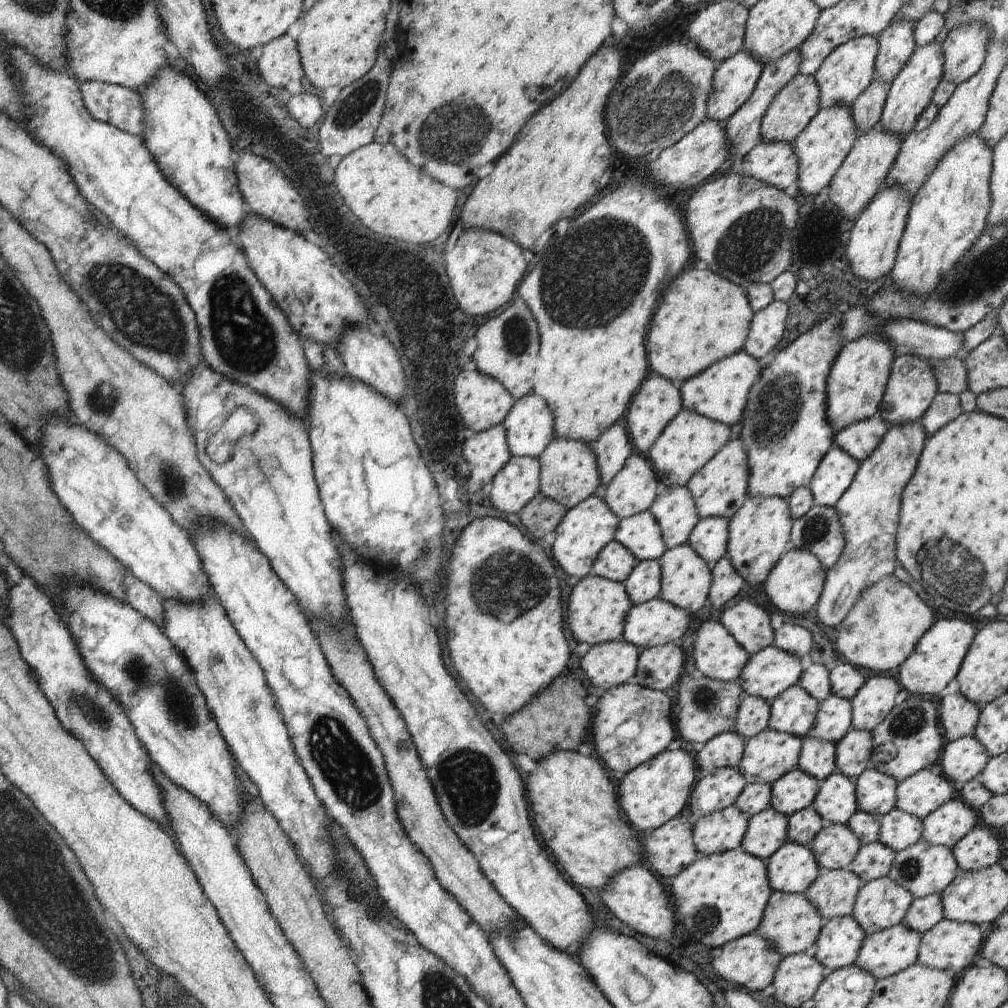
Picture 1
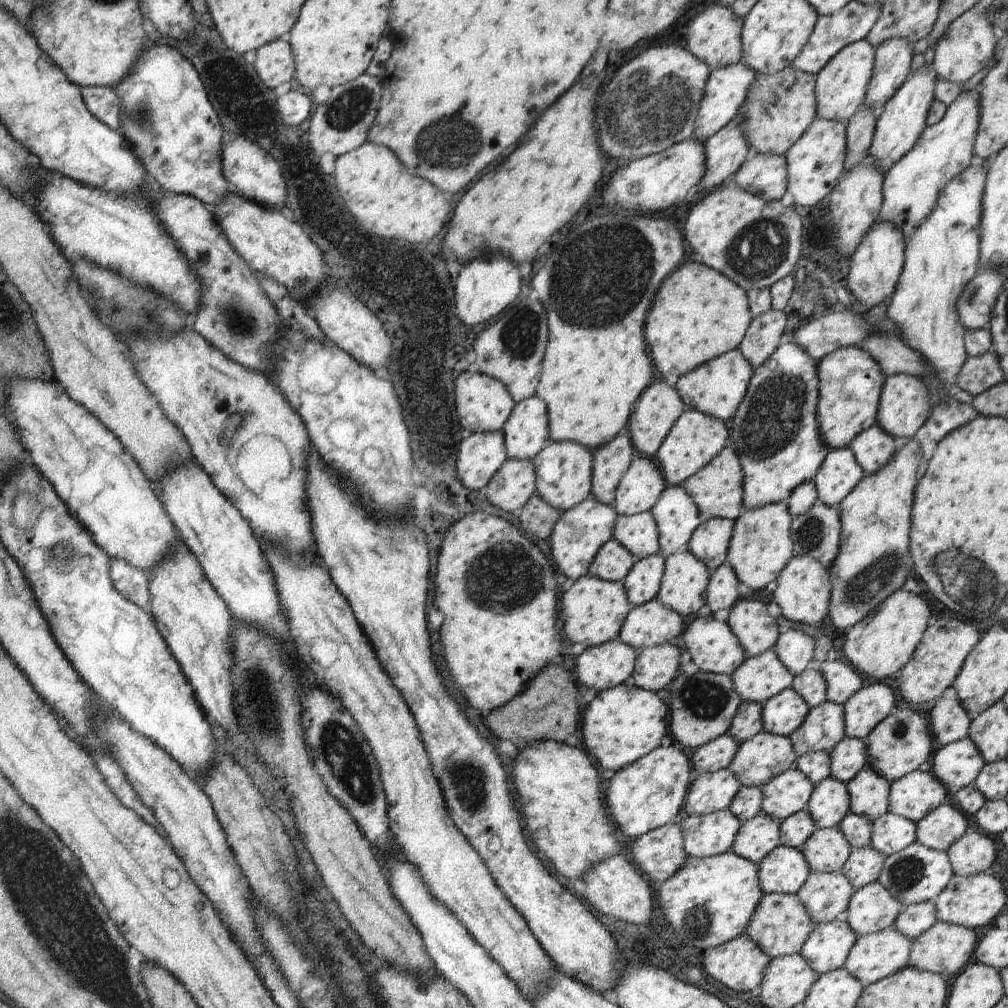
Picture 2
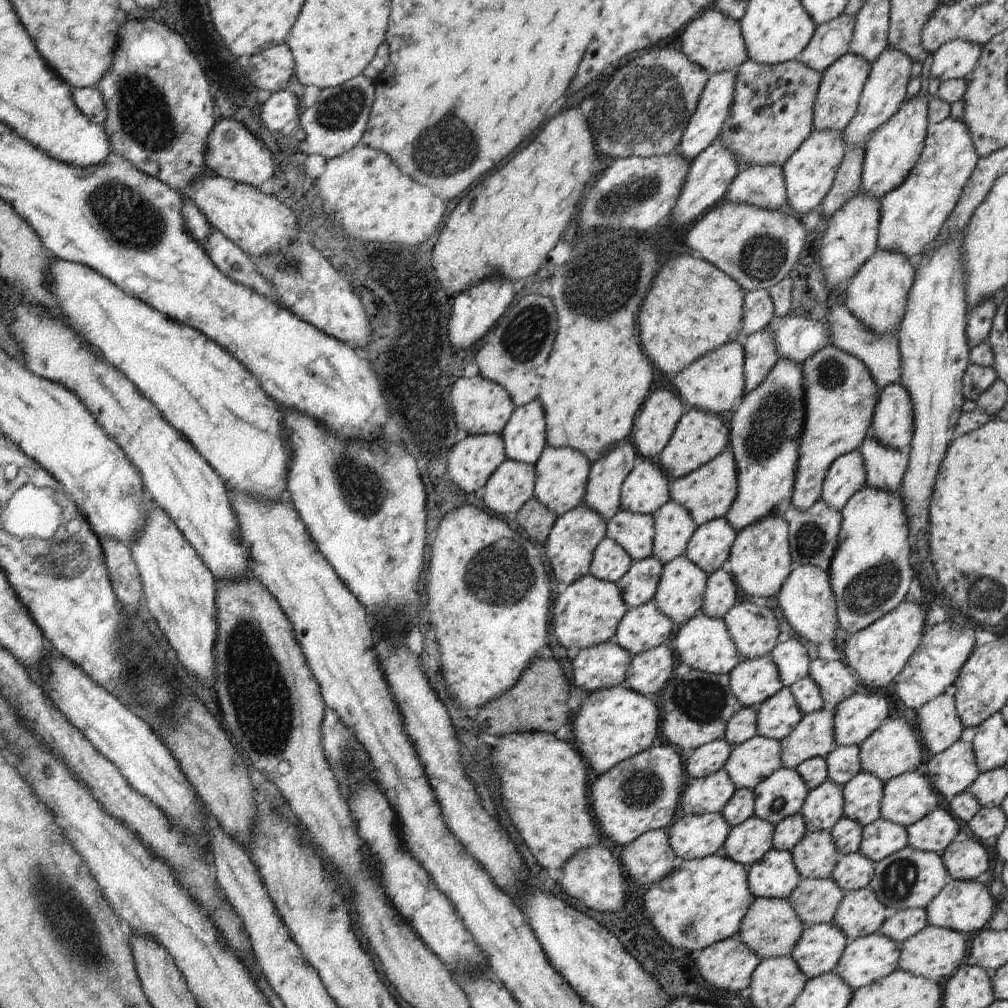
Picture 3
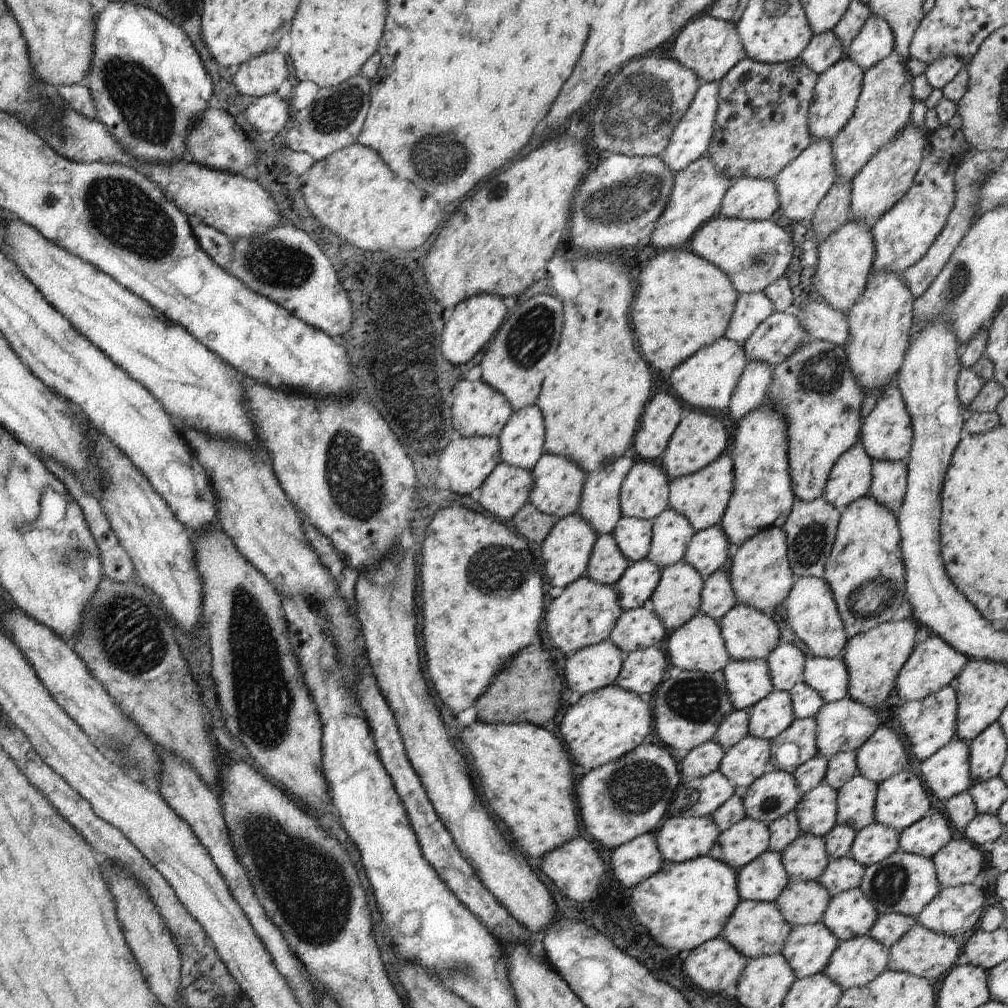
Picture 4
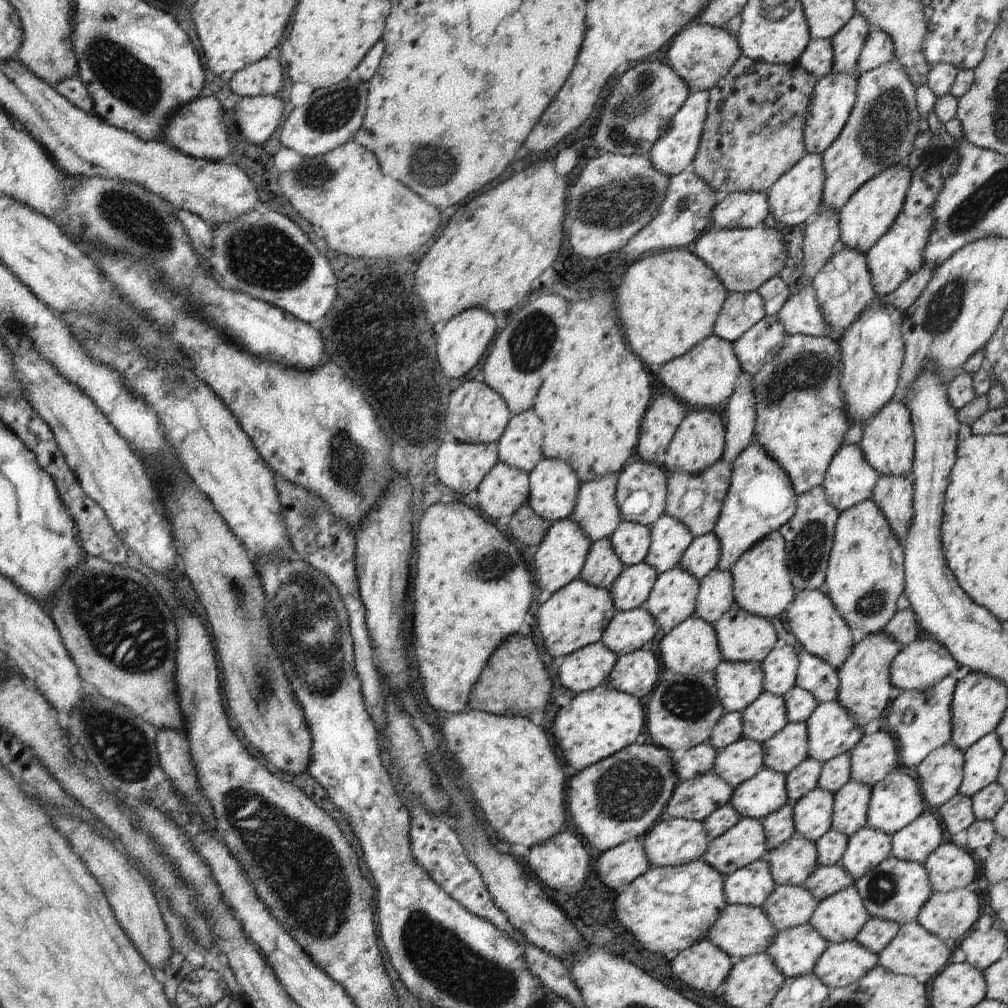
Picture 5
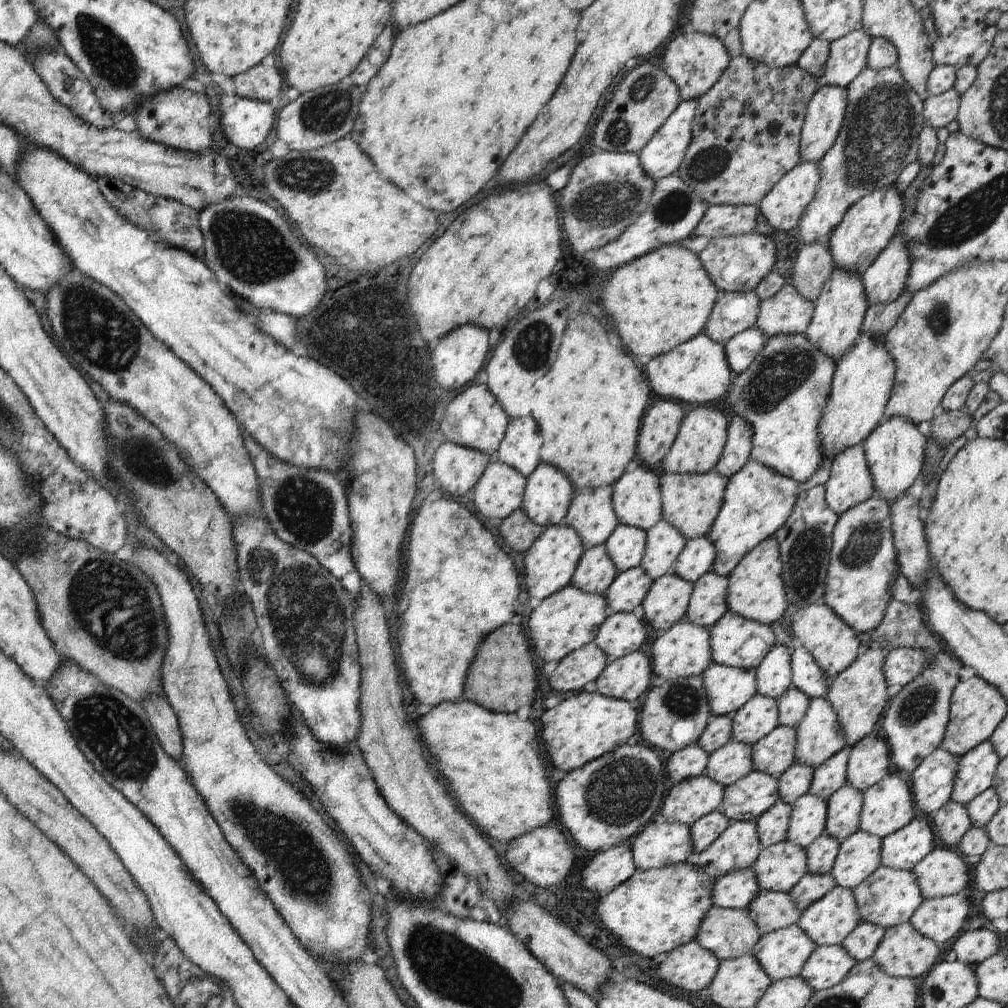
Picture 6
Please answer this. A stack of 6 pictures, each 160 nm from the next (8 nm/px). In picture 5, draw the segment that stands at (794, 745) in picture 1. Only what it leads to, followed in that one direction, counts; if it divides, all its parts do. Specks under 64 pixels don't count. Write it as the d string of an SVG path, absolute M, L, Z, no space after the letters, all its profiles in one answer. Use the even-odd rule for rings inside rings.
M741 737L718 752L711 772L736 788L764 768L764 758L762 744Z

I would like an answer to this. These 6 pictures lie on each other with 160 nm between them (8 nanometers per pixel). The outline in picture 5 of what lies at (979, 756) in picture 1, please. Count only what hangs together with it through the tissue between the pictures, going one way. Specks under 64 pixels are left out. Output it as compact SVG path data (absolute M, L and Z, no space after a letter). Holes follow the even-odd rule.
M950 742L926 756L917 767L926 805L938 809L959 794L963 782L963 752Z

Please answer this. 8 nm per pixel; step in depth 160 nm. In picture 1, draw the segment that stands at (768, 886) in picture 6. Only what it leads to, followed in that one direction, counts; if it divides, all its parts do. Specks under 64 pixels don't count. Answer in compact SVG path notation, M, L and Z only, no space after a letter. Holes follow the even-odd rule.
M825 824L808 846L822 871L845 869L860 847L858 837L842 824Z

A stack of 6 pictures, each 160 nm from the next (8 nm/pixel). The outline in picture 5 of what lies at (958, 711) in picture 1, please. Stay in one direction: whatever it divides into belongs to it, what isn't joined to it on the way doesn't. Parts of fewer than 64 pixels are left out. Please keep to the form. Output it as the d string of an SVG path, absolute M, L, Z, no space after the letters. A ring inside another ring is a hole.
M955 674L940 680L935 686L905 691L892 702L888 726L898 740L900 765L916 770L934 750L951 742L951 703L957 684Z

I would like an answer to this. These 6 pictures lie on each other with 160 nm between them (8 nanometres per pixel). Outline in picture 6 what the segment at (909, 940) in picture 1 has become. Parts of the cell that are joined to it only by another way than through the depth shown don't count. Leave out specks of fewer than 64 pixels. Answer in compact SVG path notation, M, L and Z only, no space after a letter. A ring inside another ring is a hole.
M818 945L806 960L800 976L814 991L838 985L856 966L856 960L841 945Z

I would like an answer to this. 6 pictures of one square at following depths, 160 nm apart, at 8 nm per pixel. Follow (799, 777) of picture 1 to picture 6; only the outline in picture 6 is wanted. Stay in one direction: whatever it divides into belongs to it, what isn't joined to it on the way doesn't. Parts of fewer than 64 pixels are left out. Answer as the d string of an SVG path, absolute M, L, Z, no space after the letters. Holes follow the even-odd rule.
M751 771L745 778L726 787L718 811L726 814L731 822L756 821L780 800L777 780L770 774Z

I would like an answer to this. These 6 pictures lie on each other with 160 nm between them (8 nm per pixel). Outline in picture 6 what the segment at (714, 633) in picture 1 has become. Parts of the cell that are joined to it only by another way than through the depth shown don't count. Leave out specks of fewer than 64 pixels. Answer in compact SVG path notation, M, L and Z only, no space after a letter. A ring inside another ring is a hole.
M687 620L668 628L660 638L656 638L652 646L652 671L663 681L674 678L701 676L704 670L713 663L710 648L710 632L704 626L696 626Z

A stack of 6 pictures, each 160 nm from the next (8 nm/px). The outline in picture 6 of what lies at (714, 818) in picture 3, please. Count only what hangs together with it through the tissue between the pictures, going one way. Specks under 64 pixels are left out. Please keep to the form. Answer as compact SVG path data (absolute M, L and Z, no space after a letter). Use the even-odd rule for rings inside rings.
M654 819L634 838L632 857L639 871L693 860L690 827Z

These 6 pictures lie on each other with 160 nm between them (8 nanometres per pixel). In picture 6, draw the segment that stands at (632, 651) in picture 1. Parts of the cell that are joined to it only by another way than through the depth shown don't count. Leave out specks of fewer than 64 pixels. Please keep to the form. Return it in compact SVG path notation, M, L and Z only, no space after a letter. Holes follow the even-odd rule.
M590 643L560 660L558 668L546 677L547 685L563 693L588 689L600 678L610 661L596 644Z

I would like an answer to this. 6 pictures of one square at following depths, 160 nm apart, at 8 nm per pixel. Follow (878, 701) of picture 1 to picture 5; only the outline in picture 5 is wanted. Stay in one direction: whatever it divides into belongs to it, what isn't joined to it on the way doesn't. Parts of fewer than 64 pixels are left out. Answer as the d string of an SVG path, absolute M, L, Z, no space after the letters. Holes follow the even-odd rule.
M837 701L818 703L805 724L808 755L822 764L851 752L864 736L864 730Z

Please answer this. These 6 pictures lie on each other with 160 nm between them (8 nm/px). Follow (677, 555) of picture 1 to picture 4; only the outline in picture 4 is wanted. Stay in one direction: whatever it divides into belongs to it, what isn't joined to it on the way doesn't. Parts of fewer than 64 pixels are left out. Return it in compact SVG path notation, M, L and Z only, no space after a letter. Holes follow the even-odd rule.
M679 561L661 571L660 583L651 595L648 606L666 630L677 630L699 613L703 586L702 576L688 562Z

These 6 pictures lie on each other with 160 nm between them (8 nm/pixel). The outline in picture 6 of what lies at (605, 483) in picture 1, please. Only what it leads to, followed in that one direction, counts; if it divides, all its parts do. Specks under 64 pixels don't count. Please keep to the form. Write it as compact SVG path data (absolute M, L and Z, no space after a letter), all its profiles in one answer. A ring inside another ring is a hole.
M613 486L577 489L563 524L574 529L586 549L604 545L619 522L616 518L612 497Z

